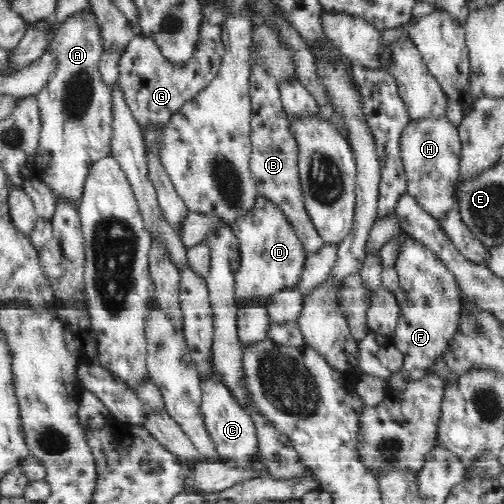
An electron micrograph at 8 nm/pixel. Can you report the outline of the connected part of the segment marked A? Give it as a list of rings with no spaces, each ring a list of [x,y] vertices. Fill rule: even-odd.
[[[80,12],[68,18],[66,22],[58,23],[47,50],[56,55],[56,71],[48,85],[41,92],[32,96],[38,102],[41,119],[39,152],[36,154],[33,169],[41,182],[48,185],[56,198],[63,198],[65,202],[79,209],[78,204],[84,192],[86,176],[90,174],[92,165],[111,156],[110,144],[113,138],[113,90],[102,81],[100,75],[98,61],[104,50],[103,44],[100,43],[99,26],[97,26],[94,12],[92,14]]]

